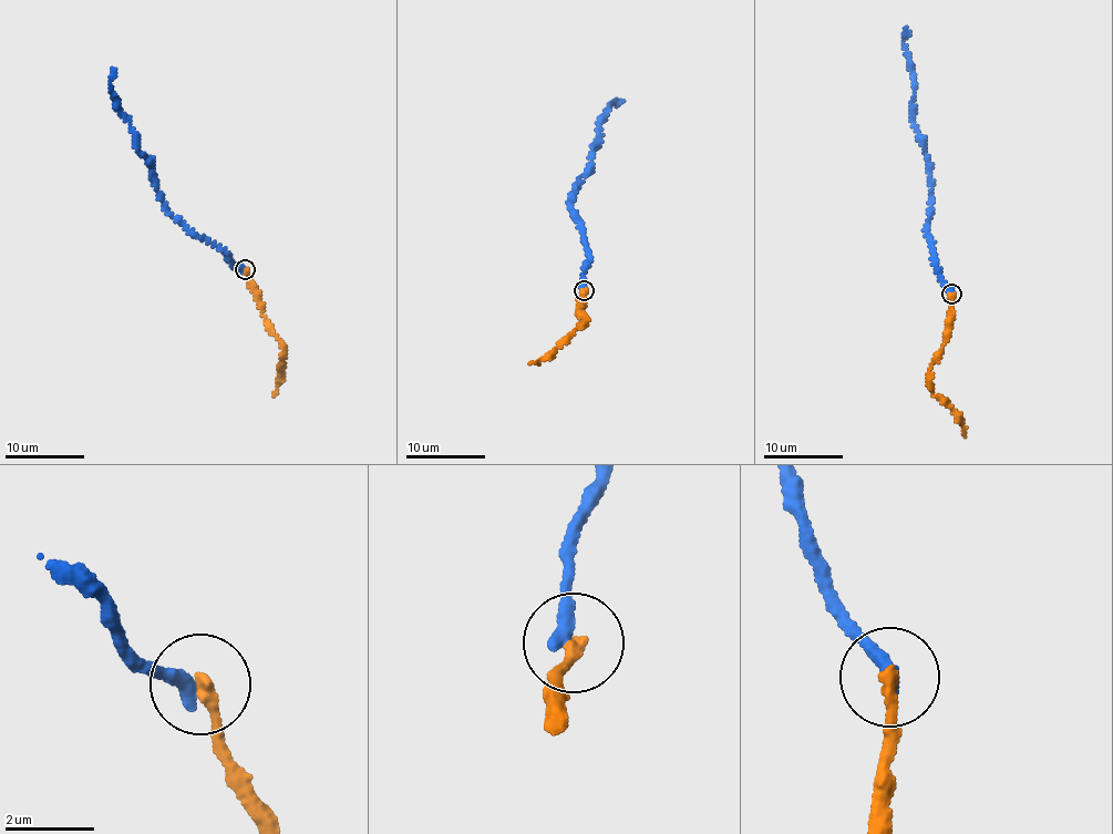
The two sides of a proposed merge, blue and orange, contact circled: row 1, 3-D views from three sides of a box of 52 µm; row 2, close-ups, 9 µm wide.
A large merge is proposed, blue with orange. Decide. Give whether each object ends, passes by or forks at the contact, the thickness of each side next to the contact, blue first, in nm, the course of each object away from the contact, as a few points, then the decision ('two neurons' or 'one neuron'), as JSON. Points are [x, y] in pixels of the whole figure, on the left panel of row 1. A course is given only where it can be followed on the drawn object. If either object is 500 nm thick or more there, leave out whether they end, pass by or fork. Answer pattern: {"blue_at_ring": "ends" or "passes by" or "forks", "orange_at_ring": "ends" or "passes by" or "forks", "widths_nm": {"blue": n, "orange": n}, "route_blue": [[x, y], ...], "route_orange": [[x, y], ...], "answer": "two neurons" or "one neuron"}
{"blue_at_ring": "ends", "orange_at_ring": "ends", "widths_nm": {"blue": 360, "orange": 280}, "route_blue": [[245, 269], [168, 210], [151, 160], [137, 150], [137, 134], [121, 113], [110, 84], [115, 68]], "route_orange": [[245, 269], [261, 313], [284, 349], [274, 398]], "answer": "one neuron"}

